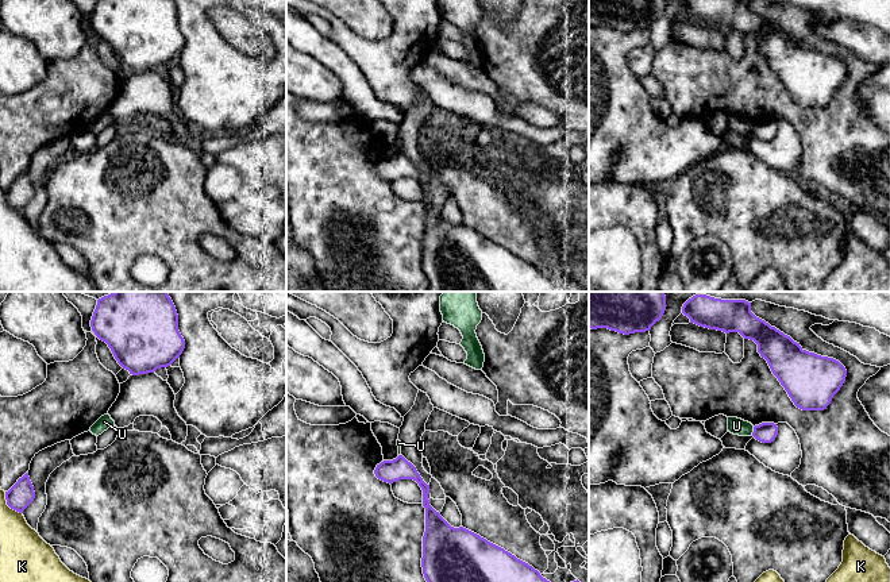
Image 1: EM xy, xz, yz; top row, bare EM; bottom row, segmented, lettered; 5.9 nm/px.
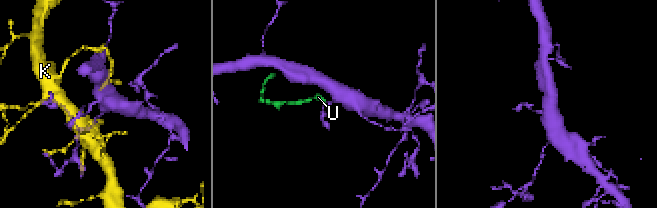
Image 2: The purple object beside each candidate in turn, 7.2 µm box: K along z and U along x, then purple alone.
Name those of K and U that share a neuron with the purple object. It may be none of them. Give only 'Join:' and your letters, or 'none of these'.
Join: none of these

